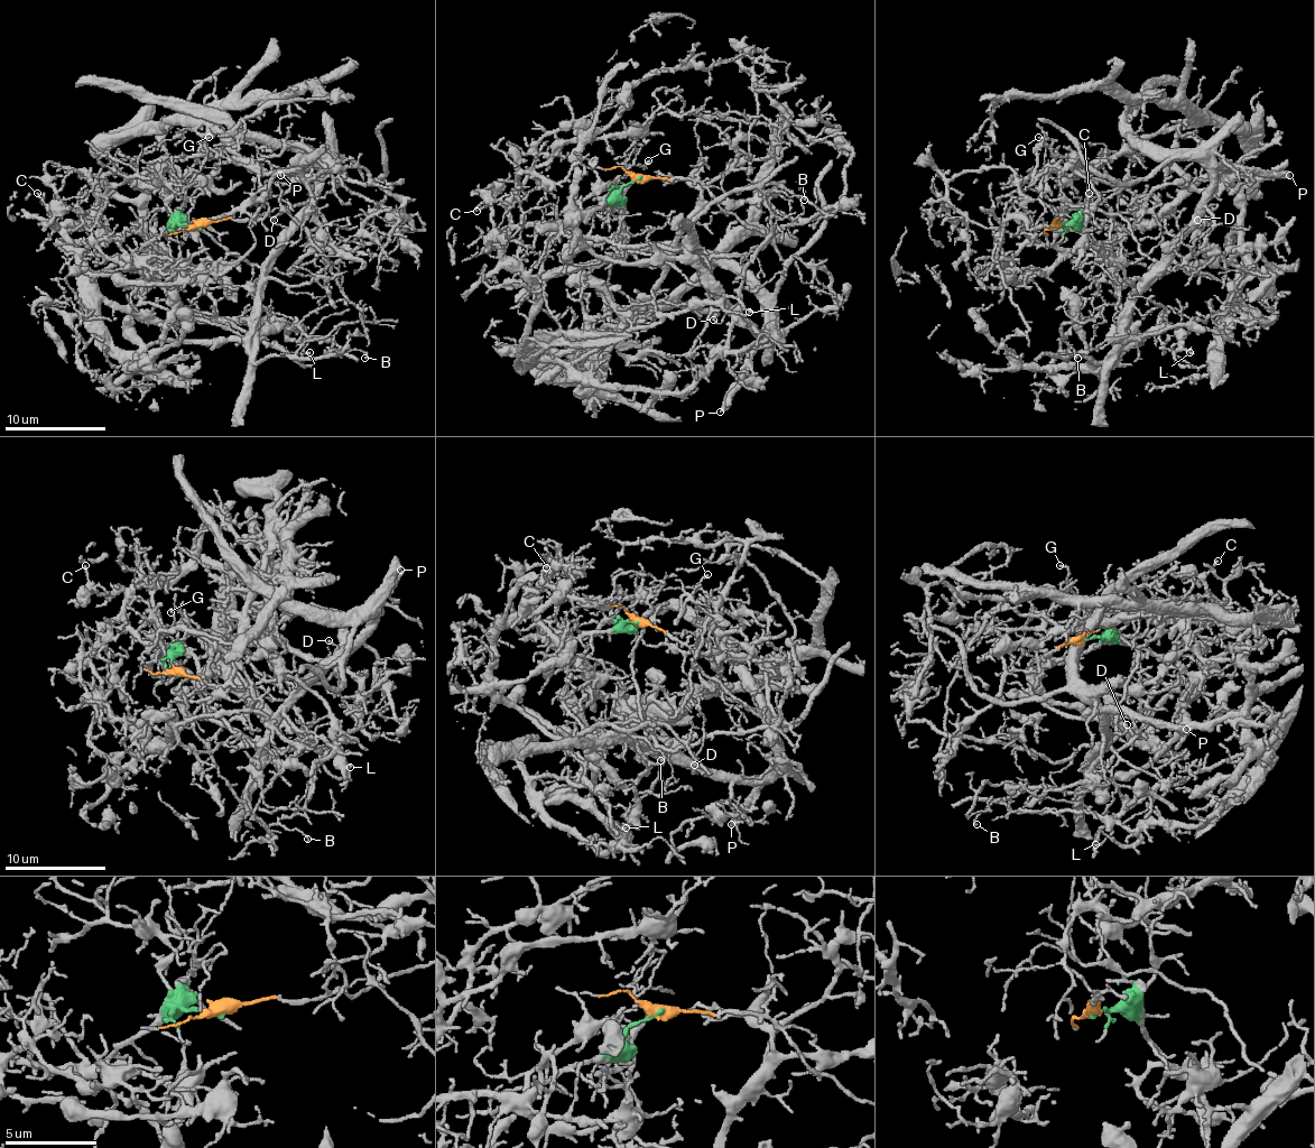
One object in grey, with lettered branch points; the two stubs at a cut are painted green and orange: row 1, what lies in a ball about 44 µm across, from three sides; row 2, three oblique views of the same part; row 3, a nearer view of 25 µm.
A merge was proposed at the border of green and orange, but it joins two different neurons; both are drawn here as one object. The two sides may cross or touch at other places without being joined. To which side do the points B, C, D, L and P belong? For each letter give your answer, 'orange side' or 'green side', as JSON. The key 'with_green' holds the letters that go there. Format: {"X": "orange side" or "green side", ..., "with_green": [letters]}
{"B": "orange side", "C": "green side", "D": "orange side", "L": "green side", "P": "orange side", "with_green": ["C", "L"]}

